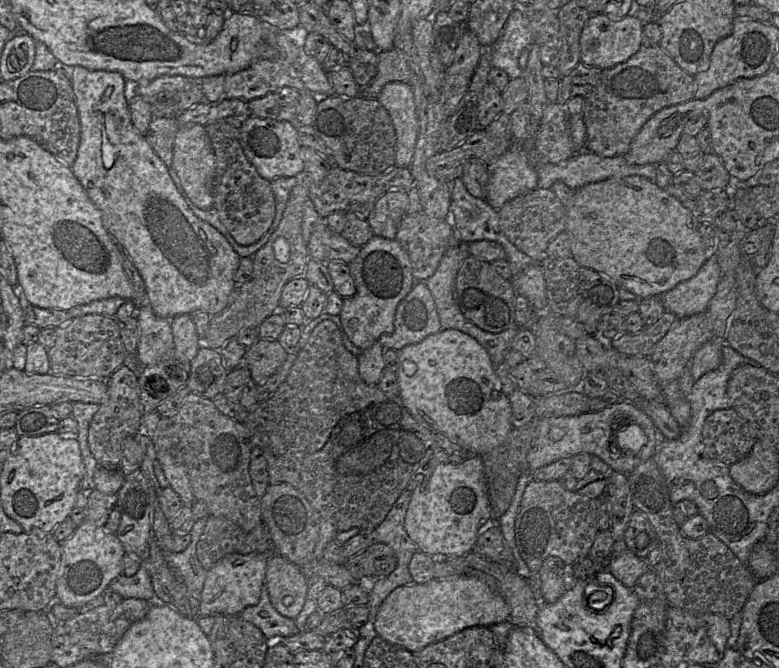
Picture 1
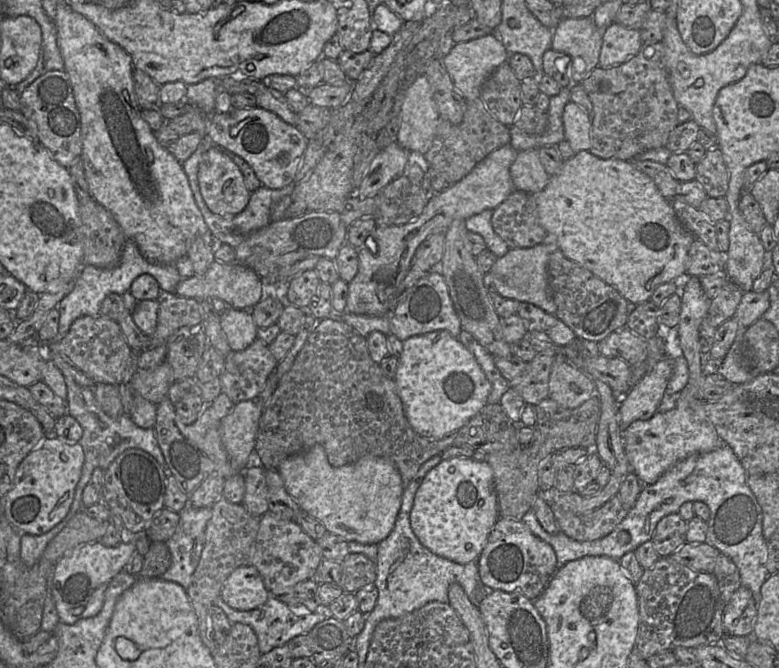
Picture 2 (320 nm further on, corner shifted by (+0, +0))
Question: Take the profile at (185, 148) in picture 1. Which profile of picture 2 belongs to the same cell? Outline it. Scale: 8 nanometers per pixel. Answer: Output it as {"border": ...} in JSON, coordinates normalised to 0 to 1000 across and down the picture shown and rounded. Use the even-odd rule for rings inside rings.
{"border":[[[273,219],[261,234],[253,260],[258,292],[267,313],[281,323],[298,326],[318,307],[322,287],[300,241]]]}

